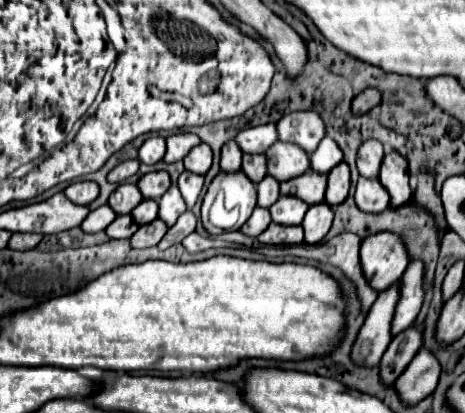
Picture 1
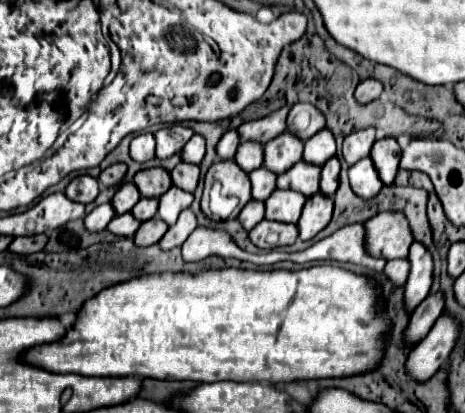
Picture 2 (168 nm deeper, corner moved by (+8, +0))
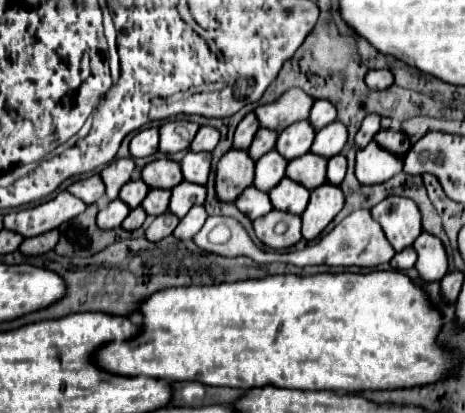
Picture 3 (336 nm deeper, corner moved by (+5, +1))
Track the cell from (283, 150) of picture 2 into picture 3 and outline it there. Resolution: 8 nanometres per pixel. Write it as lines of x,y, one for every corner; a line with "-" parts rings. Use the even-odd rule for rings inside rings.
307,120
295,122
287,130
283,130
283,134
279,134
275,150
283,158
293,160
293,158
299,158
309,152
313,138
315,138
315,128
311,126
311,122
307,122

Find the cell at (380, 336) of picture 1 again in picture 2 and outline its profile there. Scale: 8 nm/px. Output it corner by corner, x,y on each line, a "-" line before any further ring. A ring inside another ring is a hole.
398,259
398,261
388,261
384,267
384,275
386,279
394,285
394,287
402,287
408,279
408,261
406,259

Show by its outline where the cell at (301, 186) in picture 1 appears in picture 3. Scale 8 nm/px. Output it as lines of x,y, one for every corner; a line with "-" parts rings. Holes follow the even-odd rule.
305,154
295,160
289,160
287,178
303,184
307,190
315,190
317,186
327,182
327,160
323,156

